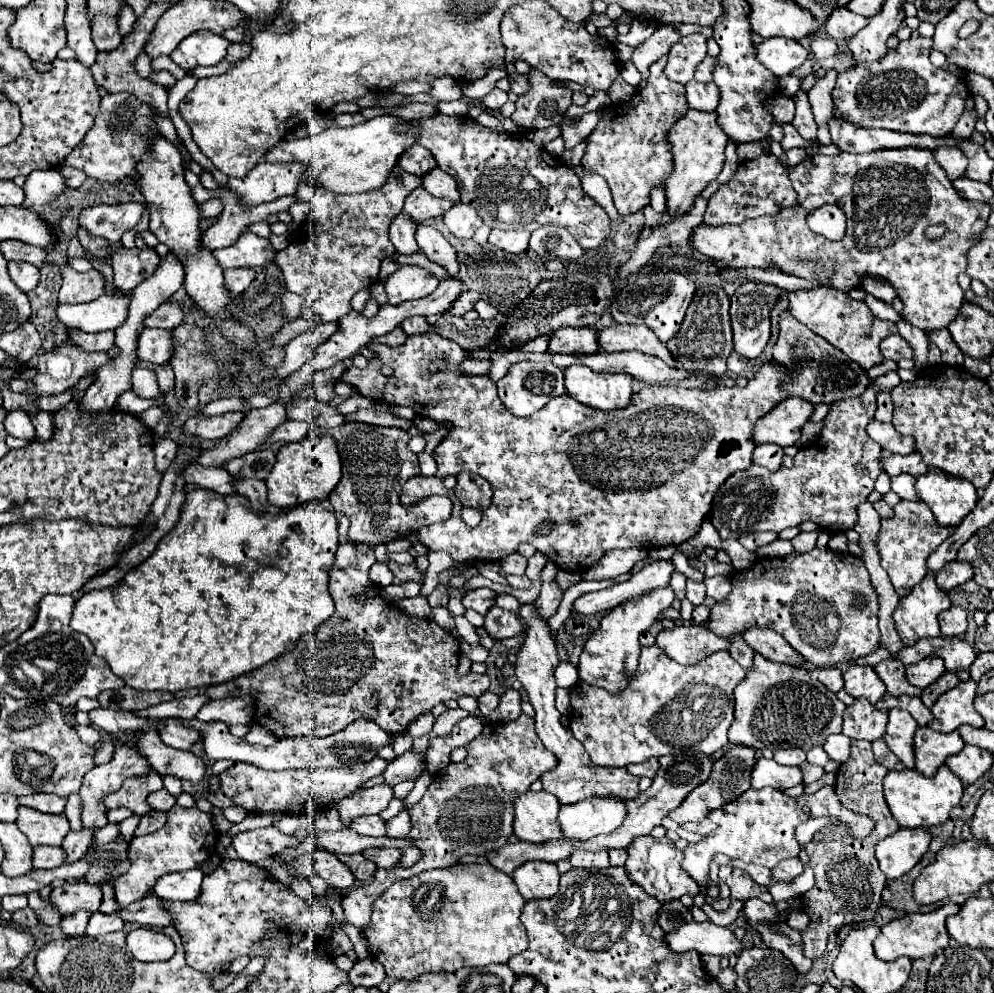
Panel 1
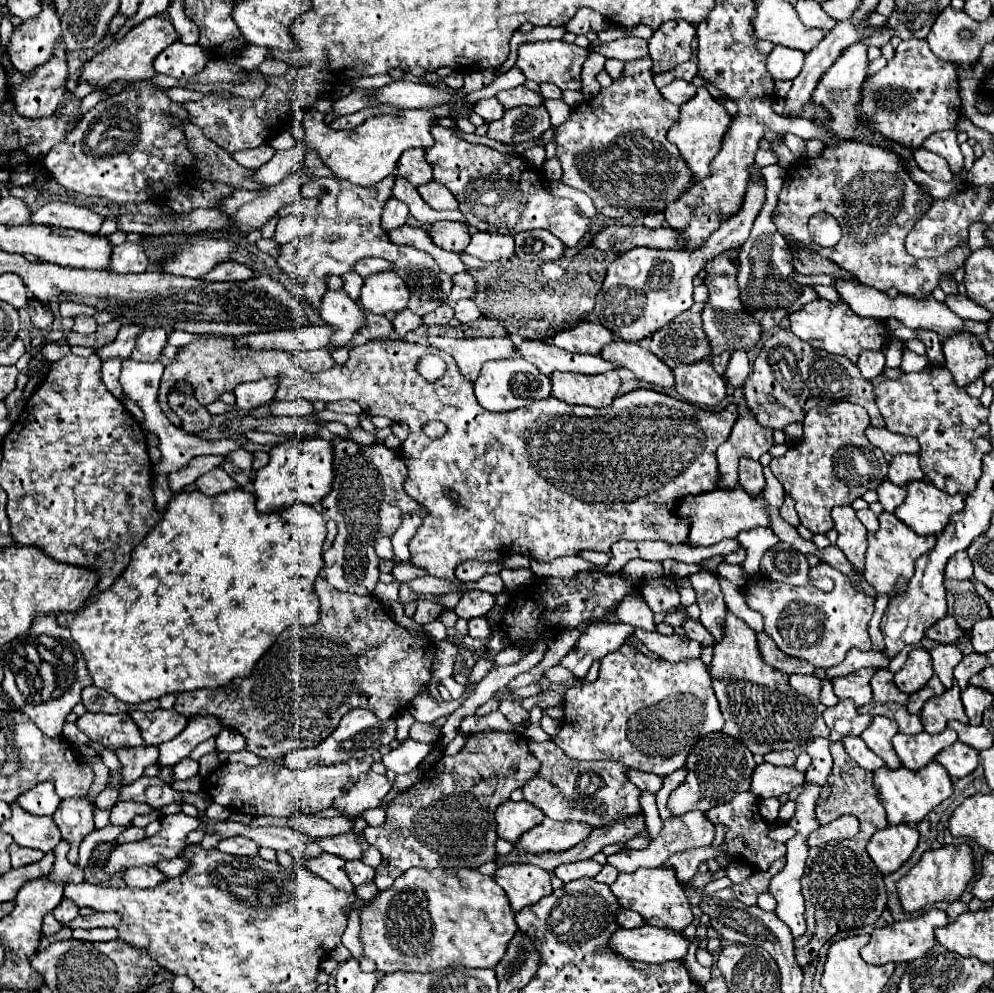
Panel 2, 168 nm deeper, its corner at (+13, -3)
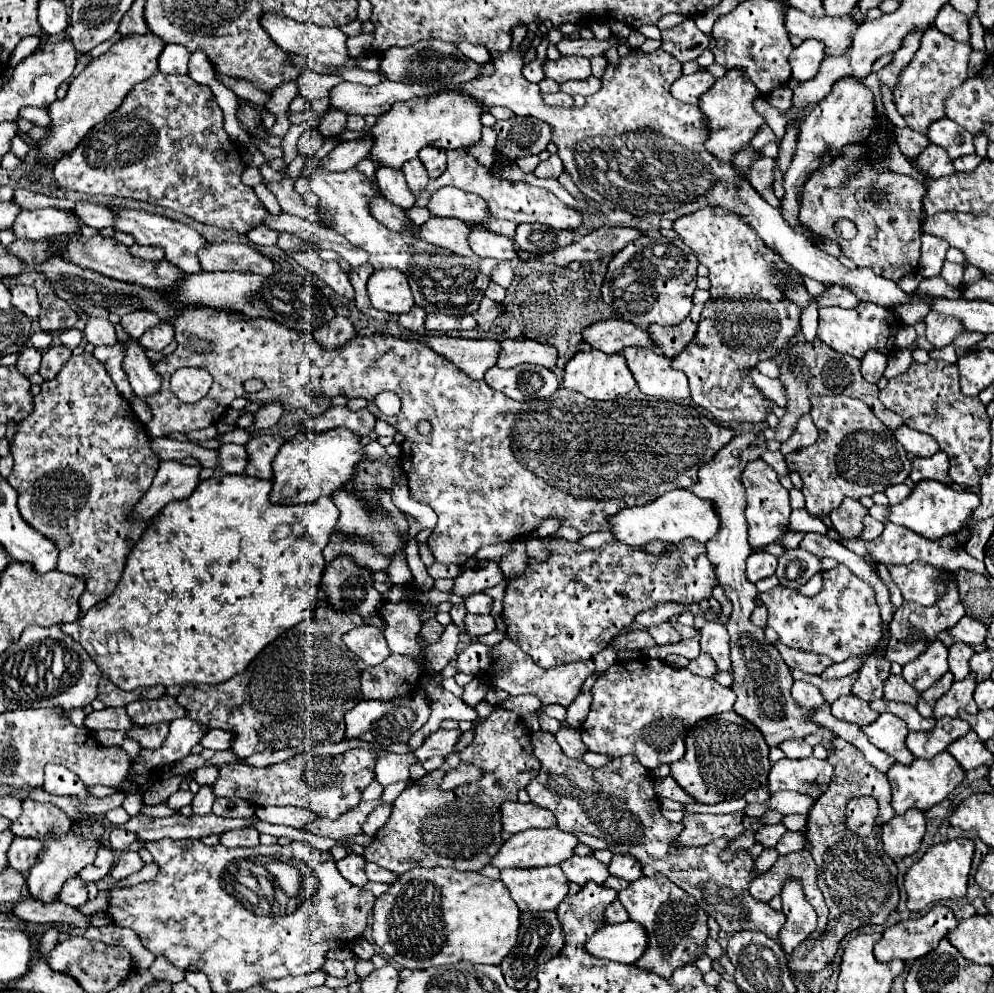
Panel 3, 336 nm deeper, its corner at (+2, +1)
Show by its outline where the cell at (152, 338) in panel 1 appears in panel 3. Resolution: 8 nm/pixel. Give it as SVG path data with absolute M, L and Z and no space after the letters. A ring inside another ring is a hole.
M158 323L156 327L148 329L138 341L144 349L150 351L162 351L166 345L170 345L174 339L174 327L170 323Z

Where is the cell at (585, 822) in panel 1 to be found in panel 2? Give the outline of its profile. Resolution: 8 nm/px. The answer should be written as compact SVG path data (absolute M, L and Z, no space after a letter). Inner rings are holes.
M543 819L541 825L529 829L521 835L519 843L513 845L517 853L547 853L547 851L565 851L581 843L591 833L591 827L577 821L553 821Z

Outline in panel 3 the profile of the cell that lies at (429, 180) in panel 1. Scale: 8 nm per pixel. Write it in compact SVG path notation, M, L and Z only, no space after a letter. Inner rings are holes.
M444 187L432 193L428 209L432 215L456 217L466 223L482 223L488 217L488 207L484 205L484 199L458 187Z

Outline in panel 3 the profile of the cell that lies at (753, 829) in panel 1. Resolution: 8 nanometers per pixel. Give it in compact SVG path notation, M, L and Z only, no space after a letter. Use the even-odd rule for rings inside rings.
M788 831L780 841L778 841L778 845L776 845L776 851L780 853L780 855L788 855L788 853L792 853L792 851L802 851L804 847L804 839L800 839L800 833L796 831L796 833L792 833L792 831Z

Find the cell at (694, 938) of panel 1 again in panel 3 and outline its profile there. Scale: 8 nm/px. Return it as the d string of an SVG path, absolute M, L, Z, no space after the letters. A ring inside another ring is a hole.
M636 921L604 925L588 939L590 955L598 955L618 963L636 963L648 947L648 933Z

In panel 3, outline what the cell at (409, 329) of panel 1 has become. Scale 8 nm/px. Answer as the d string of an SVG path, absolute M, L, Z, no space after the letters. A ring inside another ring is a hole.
M414 305L412 311L398 317L398 323L404 329L412 331L412 333L420 333L424 329L424 321L426 321L426 311L422 307L418 307L418 305Z

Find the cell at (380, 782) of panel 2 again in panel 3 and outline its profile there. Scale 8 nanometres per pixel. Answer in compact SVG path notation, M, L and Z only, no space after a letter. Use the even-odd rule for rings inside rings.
M386 753L382 757L378 757L378 763L376 763L376 781L382 785L382 787L388 787L392 783L398 783L398 781L408 781L410 779L410 773L408 773L408 767L416 763L416 759L412 759L412 753L406 753L406 755L398 755L398 753Z

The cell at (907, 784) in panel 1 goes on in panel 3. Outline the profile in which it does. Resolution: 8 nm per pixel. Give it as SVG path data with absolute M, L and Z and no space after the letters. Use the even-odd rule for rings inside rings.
M940 753L934 759L914 759L910 765L894 763L888 769L888 781L892 785L892 807L896 815L904 815L908 809L918 809L926 813L930 807L938 805L942 799L946 799L964 779L964 769L960 763L948 753Z

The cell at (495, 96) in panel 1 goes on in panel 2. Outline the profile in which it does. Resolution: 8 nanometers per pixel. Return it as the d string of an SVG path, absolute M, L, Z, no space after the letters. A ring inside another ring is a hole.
M481 99L481 101L477 101L477 105L475 105L475 109L473 109L477 115L481 115L487 123L491 123L491 121L497 121L497 119L501 119L503 117L503 113L505 113L505 107L499 103L499 99Z

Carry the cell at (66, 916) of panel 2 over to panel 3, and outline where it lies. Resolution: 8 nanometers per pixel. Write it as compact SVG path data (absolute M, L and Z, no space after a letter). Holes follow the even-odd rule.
M76 877L72 881L68 881L68 885L64 885L64 891L60 891L60 897L58 897L62 903L70 905L70 907L80 907L88 901L88 891L86 891L86 883Z

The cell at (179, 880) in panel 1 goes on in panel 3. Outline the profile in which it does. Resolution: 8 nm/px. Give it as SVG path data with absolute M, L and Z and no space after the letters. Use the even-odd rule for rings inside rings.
M124 851L120 855L120 859L116 861L116 865L112 867L112 877L116 881L122 881L134 873L138 873L144 867L144 861L140 859L140 855L136 851Z

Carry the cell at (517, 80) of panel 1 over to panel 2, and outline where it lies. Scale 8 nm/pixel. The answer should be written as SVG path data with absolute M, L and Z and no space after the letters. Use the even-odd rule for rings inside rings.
M519 85L509 91L501 91L497 95L497 99L503 103L505 109L519 107L519 105L527 105L527 107L541 107L543 105L543 97L535 91L529 91L525 85Z

